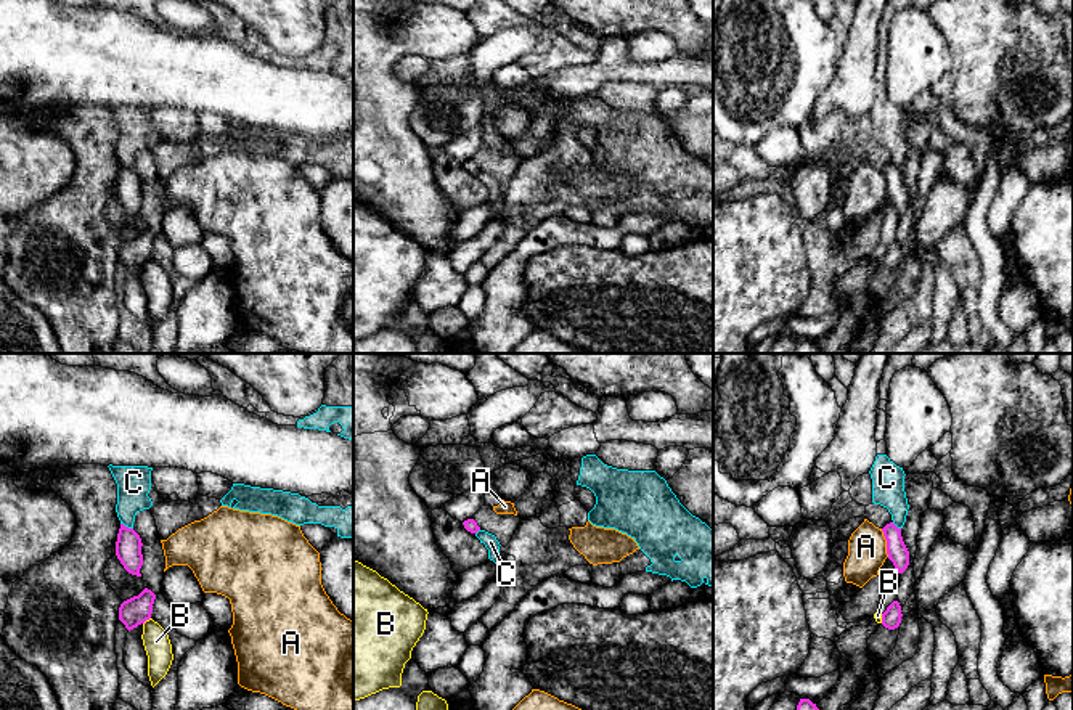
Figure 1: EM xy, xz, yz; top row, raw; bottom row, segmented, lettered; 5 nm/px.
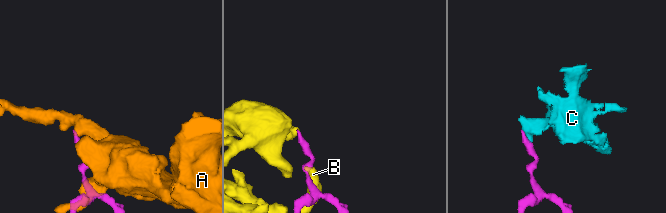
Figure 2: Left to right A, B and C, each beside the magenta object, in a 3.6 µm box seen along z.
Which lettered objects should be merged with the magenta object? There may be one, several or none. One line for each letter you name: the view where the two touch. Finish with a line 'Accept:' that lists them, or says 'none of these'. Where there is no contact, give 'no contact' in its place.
Accept: none of these

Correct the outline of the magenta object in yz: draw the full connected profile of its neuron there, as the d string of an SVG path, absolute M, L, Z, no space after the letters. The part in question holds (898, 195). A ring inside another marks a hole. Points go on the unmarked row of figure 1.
M890 162L882 169L882 172L887 180L888 199L893 202L898 214L903 214L909 206L909 191L903 182L901 169Z

